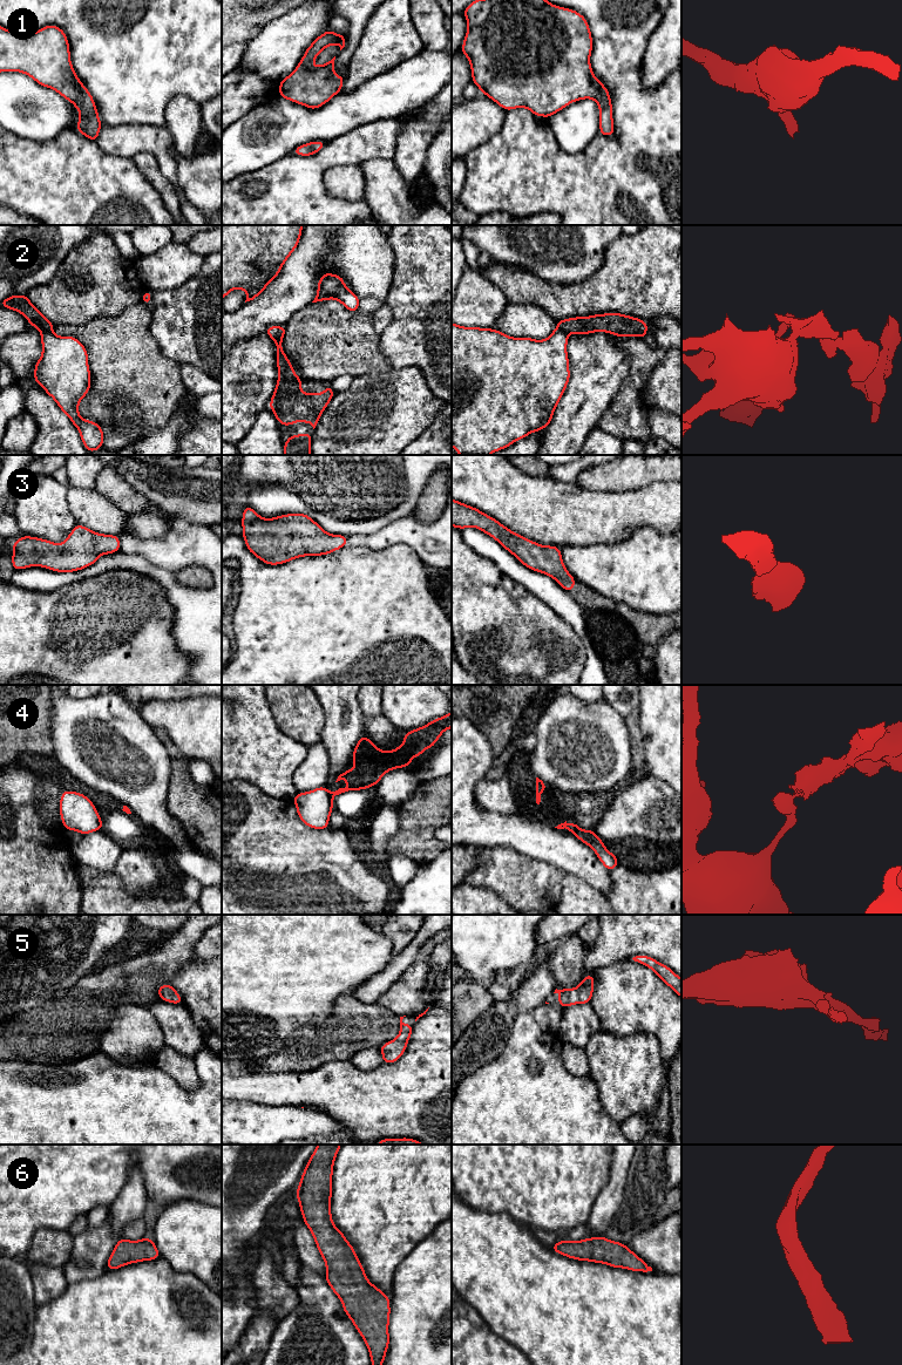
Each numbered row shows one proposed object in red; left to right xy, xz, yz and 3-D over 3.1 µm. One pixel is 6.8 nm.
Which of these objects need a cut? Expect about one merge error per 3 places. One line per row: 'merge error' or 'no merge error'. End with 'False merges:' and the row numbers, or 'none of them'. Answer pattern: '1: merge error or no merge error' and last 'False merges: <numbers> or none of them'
1: no merge error
2: merge error
3: no merge error
4: merge error
5: no merge error
6: no merge error
False merges: 2, 4

